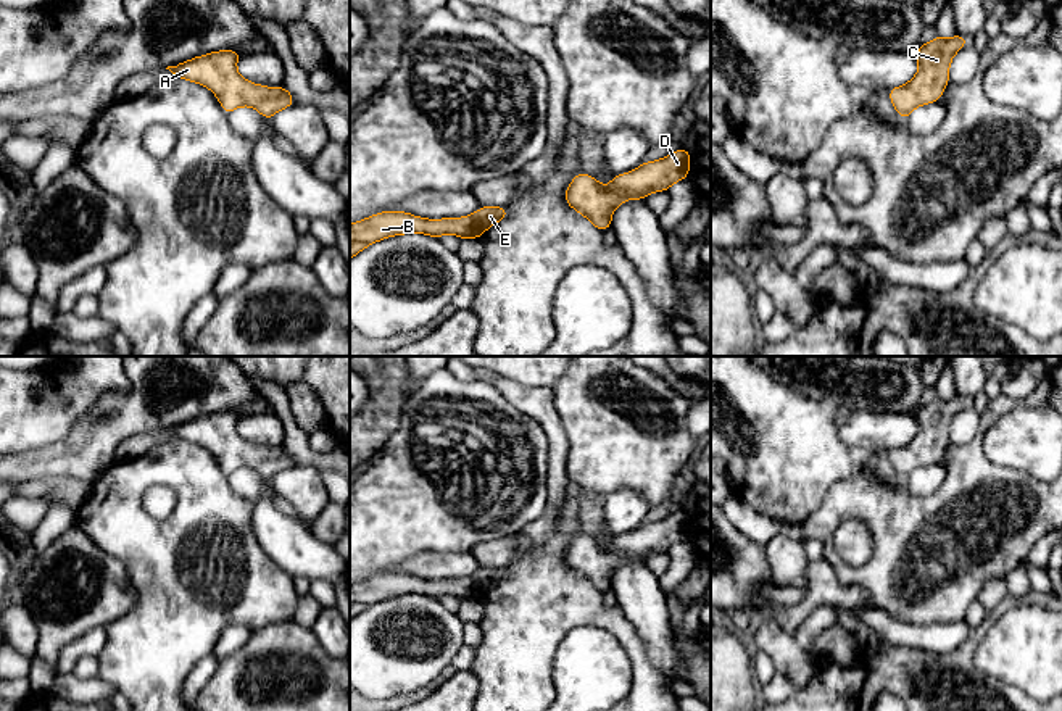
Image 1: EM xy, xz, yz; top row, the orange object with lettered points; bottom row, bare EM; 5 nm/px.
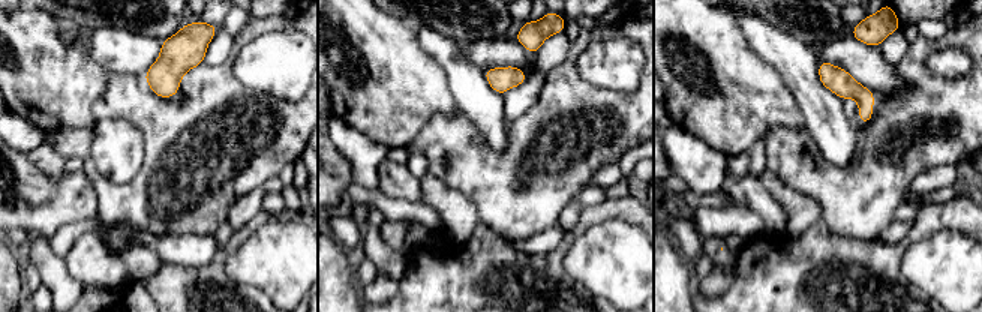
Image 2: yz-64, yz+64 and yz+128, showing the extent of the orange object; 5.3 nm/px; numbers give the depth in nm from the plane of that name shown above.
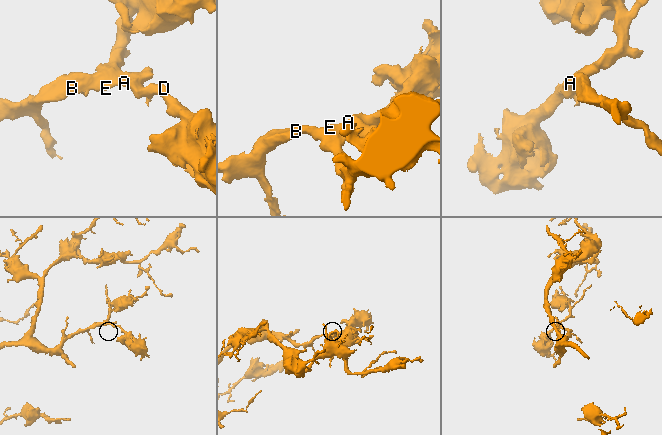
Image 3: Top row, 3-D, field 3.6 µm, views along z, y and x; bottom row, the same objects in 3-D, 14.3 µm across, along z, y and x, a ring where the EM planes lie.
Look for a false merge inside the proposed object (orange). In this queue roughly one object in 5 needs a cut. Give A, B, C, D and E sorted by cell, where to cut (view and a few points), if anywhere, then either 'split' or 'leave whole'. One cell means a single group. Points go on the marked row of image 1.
groups A B C D E; cut none; leave whole

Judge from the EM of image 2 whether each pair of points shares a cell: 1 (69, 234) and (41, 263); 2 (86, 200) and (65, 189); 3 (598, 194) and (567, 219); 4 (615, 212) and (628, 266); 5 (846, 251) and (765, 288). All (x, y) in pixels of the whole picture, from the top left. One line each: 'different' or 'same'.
1: different
2: same
3: same
4: different
5: same

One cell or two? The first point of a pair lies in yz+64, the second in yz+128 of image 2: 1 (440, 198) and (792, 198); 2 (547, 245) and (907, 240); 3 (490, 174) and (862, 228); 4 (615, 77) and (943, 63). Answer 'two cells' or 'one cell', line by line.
1: one cell
2: two cells
3: one cell
4: one cell

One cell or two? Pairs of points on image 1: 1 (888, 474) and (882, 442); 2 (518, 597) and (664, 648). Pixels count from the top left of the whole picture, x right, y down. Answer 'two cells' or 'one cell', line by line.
1: two cells
2: two cells

